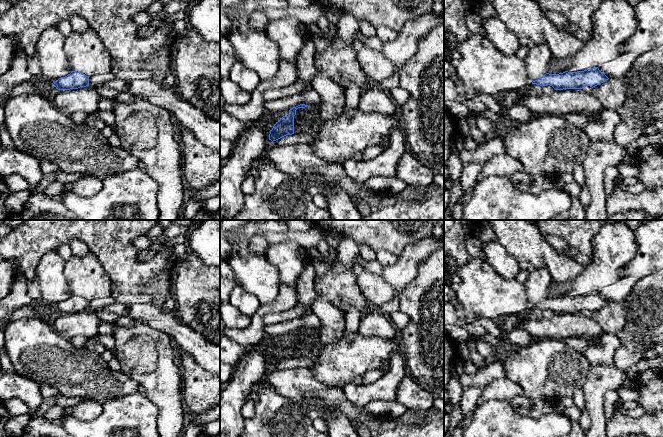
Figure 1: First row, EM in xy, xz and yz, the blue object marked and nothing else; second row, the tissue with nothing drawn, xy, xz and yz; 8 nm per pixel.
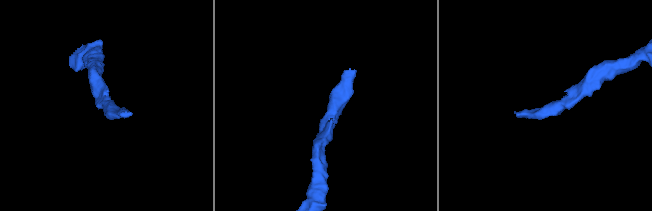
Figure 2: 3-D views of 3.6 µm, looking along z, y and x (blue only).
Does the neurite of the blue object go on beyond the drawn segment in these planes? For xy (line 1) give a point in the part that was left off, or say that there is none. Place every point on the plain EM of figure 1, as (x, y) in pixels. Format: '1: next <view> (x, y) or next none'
1: next none

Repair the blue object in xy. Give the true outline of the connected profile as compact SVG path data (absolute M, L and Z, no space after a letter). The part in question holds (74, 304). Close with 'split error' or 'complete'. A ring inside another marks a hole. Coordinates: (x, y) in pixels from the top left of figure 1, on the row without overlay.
M71 295L70 298L59 302L52 309L58 314L78 313L89 310L89 301L81 296Z; complete

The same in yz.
M444 257L444 267L460 278L450 286L471 321L477 318L493 320L531 308L550 309L555 314L593 312L609 303L595 291L577 296L546 297L532 305L525 284L501 277L486 261L470 257L464 266L458 266L454 260Z; split error

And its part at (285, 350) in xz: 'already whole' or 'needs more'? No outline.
already whole

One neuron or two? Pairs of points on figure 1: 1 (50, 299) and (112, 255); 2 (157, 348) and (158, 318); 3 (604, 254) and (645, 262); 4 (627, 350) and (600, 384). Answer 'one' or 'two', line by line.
1: two
2: two
3: two
4: two

